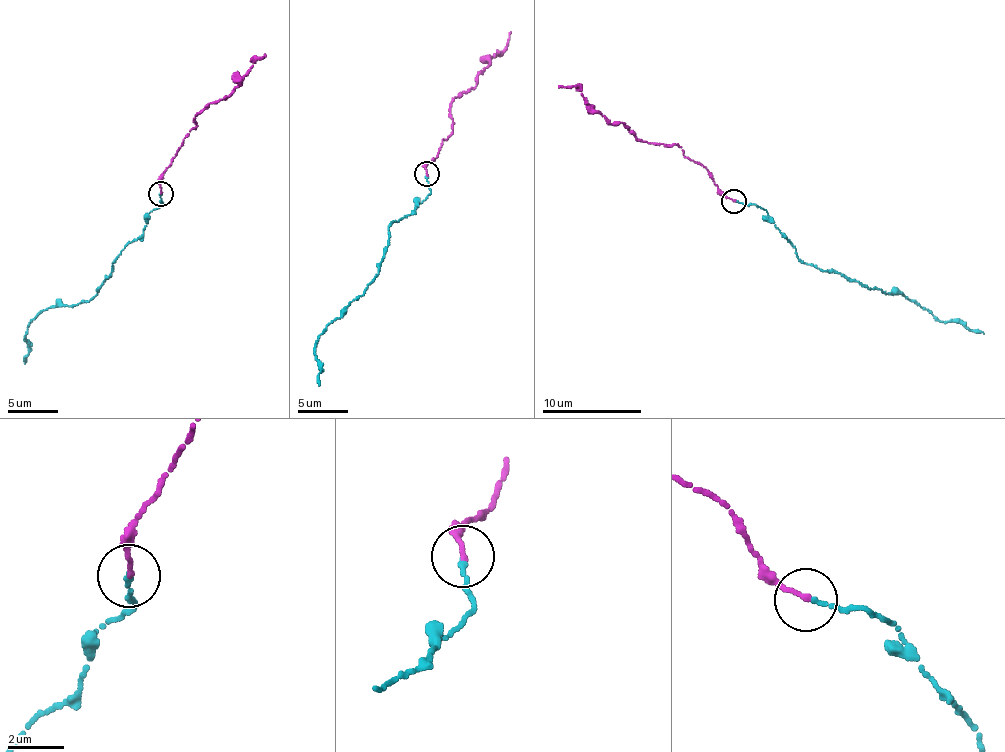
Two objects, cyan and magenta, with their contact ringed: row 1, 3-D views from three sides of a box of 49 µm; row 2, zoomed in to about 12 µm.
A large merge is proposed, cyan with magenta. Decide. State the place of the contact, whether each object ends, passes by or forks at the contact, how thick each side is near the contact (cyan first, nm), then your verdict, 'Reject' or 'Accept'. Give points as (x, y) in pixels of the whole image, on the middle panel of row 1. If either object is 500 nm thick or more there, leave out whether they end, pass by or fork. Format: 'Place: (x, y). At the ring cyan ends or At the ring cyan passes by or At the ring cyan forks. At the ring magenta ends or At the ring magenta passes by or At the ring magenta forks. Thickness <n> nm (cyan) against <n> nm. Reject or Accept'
Place: (426, 174). At the ring cyan ends. At the ring magenta ends. Thickness 170 nm (cyan) against 170 nm. Accept

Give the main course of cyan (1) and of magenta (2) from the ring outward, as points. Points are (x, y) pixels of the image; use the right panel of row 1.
1: (735, 202), (756, 203), (765, 209), (806, 265), (841, 272), (862, 285), (906, 296), (932, 314), (984, 334)
2: (733, 202), (704, 166), (694, 163), (676, 144), (641, 140), (623, 123), (606, 122), (576, 87), (559, 85)

